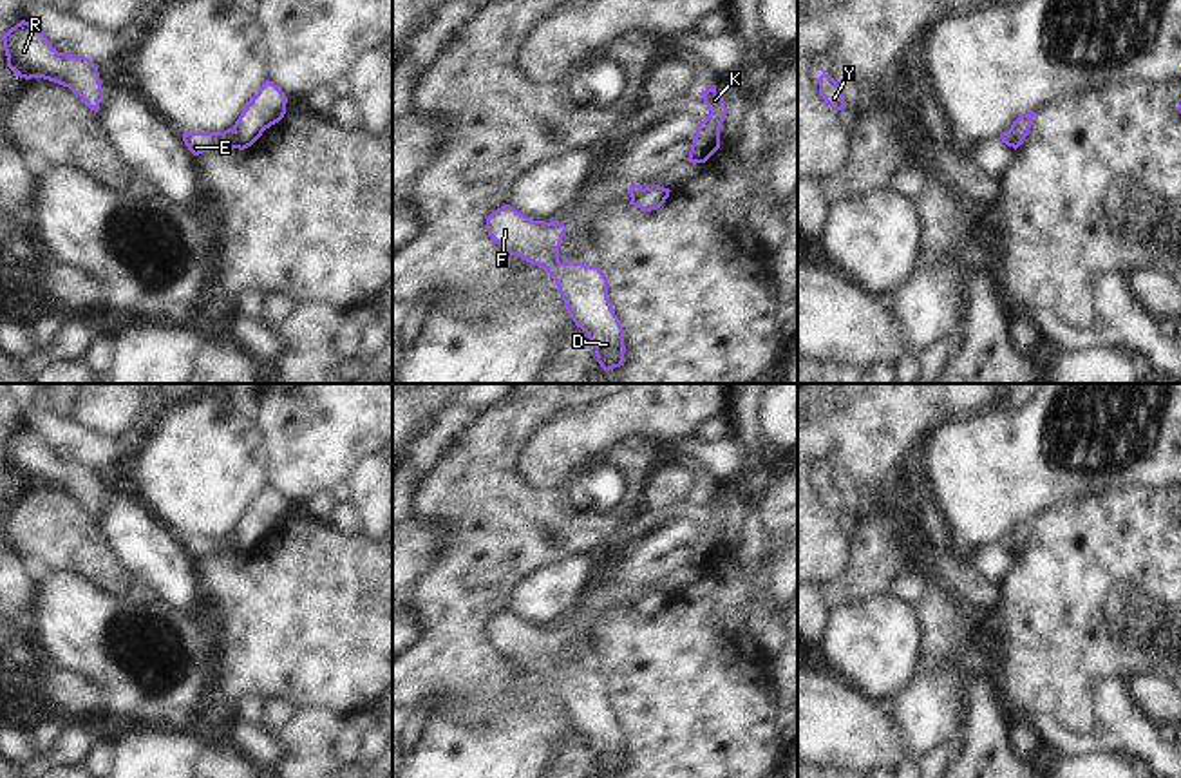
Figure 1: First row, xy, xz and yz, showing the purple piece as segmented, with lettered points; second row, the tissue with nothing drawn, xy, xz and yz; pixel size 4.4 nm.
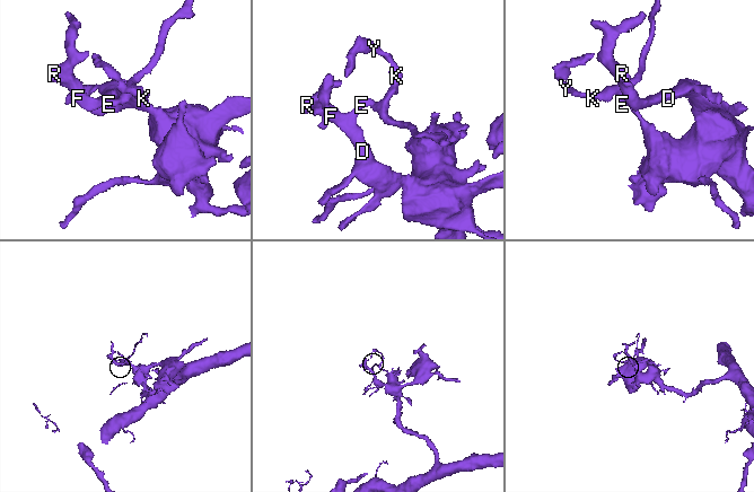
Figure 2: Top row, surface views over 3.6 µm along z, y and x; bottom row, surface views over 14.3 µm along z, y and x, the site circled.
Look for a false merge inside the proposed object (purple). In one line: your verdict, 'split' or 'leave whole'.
split

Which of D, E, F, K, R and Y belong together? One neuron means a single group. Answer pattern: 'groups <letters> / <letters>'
groups D E F R / K Y

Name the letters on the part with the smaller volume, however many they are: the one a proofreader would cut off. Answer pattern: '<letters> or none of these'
K, Y

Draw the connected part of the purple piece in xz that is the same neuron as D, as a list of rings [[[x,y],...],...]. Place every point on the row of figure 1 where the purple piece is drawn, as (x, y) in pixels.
[[[510,204],[487,217],[488,235],[510,255],[544,268],[555,280],[570,318],[595,347],[604,371],[624,364],[624,329],[608,299],[608,279],[600,266],[559,261],[566,226],[534,221]]]

